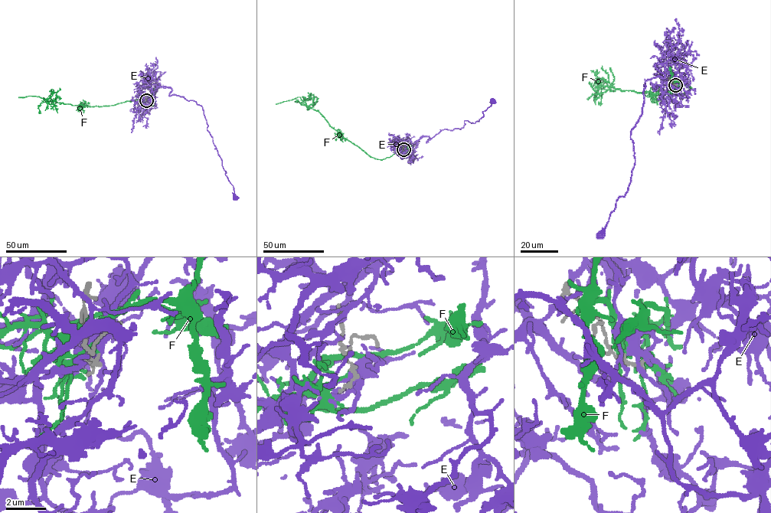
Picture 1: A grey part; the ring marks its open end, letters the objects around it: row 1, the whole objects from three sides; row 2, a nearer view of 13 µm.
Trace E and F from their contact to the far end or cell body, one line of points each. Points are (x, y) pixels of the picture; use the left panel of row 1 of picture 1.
E: (145, 99), (158, 86), (165, 86), (171, 89), (169, 96), (182, 96), (200, 105), (207, 131), (236, 197)
F: (146, 99), (141, 98), (112, 105), (89, 106), (45, 100), (34, 96), (18, 97)

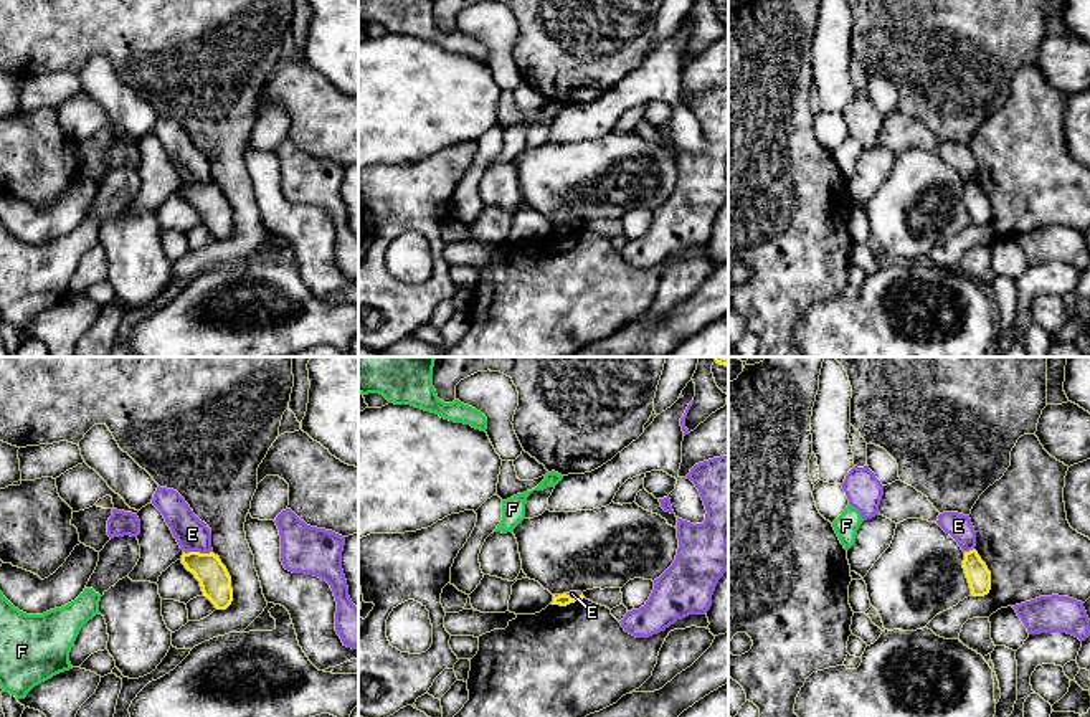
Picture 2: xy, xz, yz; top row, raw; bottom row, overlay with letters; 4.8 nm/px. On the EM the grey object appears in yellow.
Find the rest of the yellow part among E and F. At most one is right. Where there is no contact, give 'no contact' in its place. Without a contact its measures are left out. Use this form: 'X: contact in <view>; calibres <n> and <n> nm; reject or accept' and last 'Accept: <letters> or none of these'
E: contact in xy; calibres 150 and 160 nm; reject
F: no contact; reject
Accept: none of these

